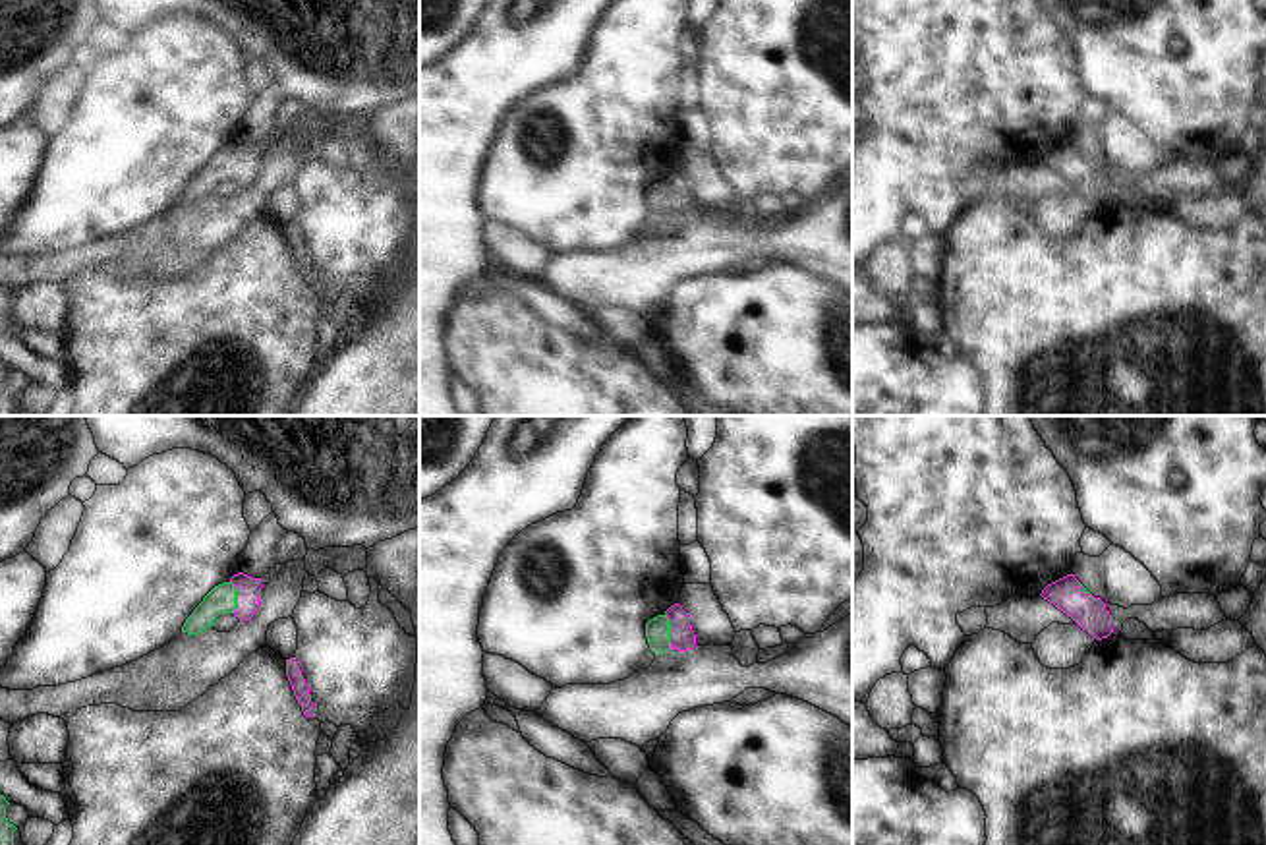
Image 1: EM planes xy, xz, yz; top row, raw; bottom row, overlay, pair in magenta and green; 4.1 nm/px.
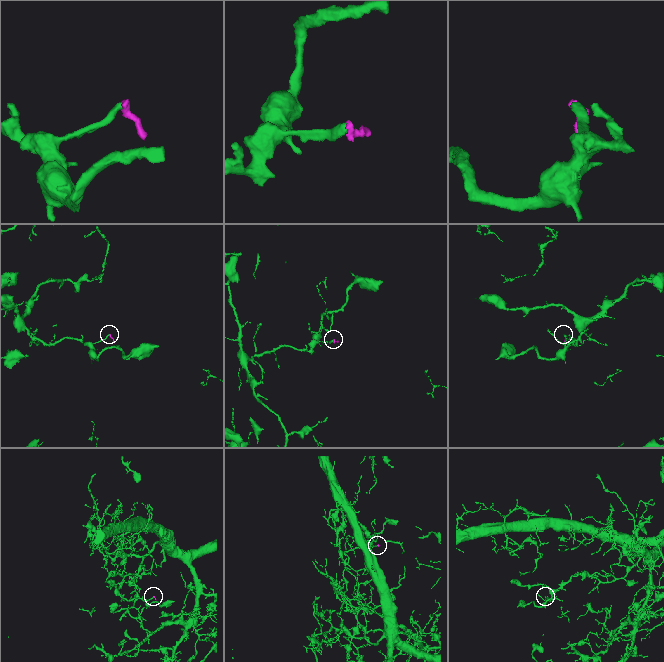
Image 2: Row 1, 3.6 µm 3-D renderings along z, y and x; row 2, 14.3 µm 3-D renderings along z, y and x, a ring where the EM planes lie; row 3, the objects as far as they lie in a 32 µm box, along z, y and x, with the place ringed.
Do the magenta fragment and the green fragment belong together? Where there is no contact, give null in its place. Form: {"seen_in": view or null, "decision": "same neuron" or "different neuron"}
{"seen_in": "xz", "decision": "same neuron"}

